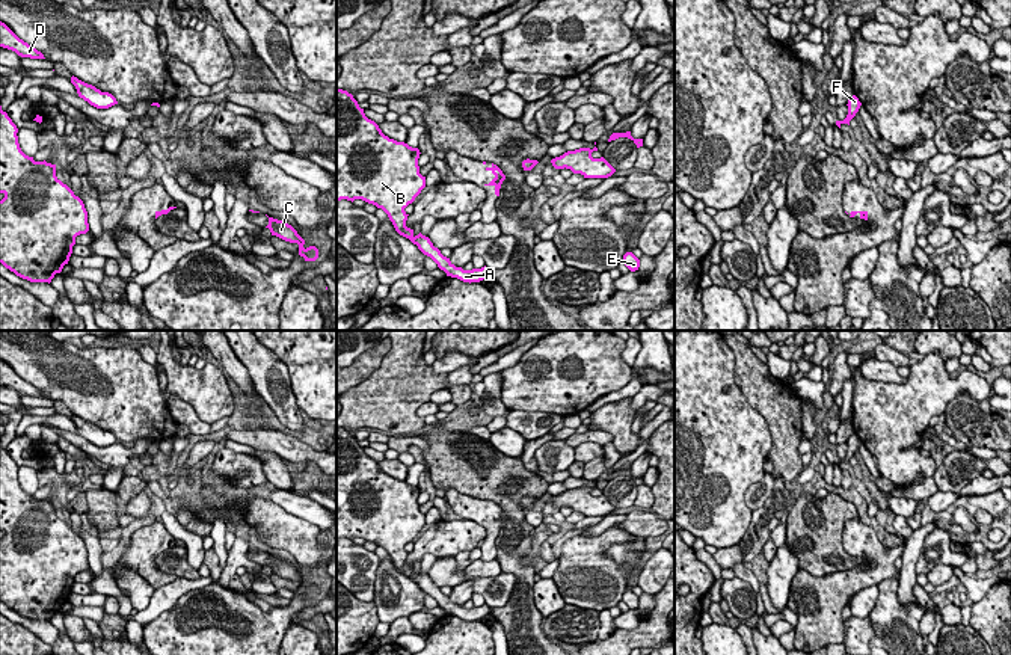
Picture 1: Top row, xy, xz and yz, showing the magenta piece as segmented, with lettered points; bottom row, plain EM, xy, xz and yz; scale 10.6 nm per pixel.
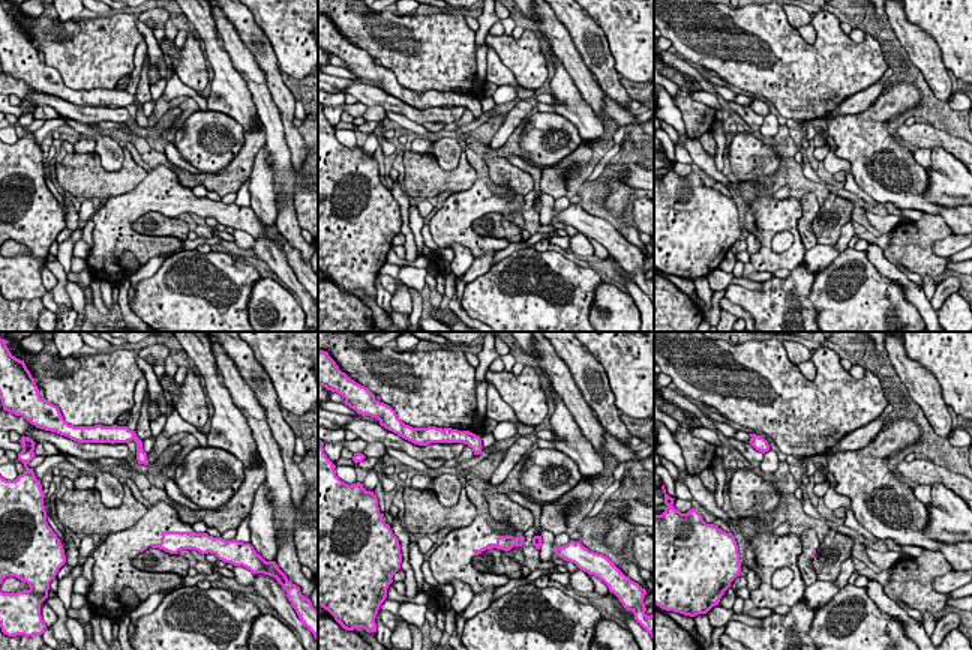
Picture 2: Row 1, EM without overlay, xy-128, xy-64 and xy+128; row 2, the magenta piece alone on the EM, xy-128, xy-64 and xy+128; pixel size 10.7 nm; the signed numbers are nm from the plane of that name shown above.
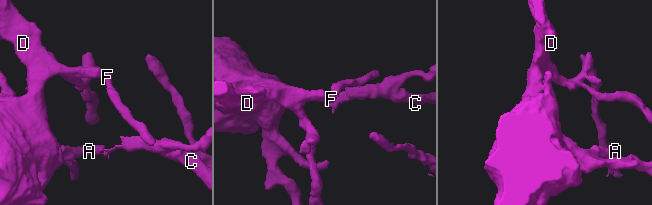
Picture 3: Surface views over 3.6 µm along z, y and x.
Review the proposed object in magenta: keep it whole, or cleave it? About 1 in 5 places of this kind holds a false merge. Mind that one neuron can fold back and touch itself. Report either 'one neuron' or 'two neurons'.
one neuron

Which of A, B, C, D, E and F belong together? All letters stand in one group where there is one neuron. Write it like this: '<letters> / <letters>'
A B C D E F

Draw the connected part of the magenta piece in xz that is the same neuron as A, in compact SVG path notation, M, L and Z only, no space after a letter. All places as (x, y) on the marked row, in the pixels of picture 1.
M336 89L336 202L362 199L382 208L395 231L430 257L447 276L480 282L490 270L456 267L429 237L406 226L404 208L426 187L419 174L419 149L389 139L368 119L352 94Z

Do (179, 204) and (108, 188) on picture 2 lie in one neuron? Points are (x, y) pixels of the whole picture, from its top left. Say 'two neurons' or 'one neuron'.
two neurons

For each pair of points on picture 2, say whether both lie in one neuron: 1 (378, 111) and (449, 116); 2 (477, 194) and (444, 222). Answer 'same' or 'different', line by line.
1: different
2: same

